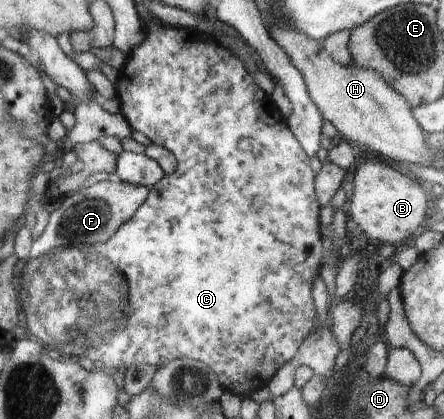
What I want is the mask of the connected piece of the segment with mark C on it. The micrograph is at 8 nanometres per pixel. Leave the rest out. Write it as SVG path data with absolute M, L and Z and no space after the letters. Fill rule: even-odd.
M148 22L146 29L144 42L130 52L124 68L119 71L115 84L116 97L121 108L120 114L126 117L132 131L142 132L150 138L151 144L165 146L174 154L178 163L176 172L165 174L149 188L144 204L140 205L134 216L122 224L106 243L58 248L47 255L28 259L19 276L17 297L26 309L26 323L30 327L32 337L37 338L43 345L46 344L47 348L56 344L64 350L62 355L67 358L86 356L90 360L96 360L95 363L100 367L109 370L142 364L160 367L166 360L174 360L180 356L192 358L200 360L200 363L206 364L216 374L223 391L250 399L256 392L263 390L264 386L268 386L281 367L297 356L302 342L314 332L317 324L318 316L311 292L314 281L319 277L318 266L321 266L323 260L324 247L321 226L318 224L321 206L315 192L315 174L310 167L309 156L292 134L287 119L278 110L272 96L256 84L241 60L220 45L215 35L196 28L170 26L166 23L156 25L154 22Z

